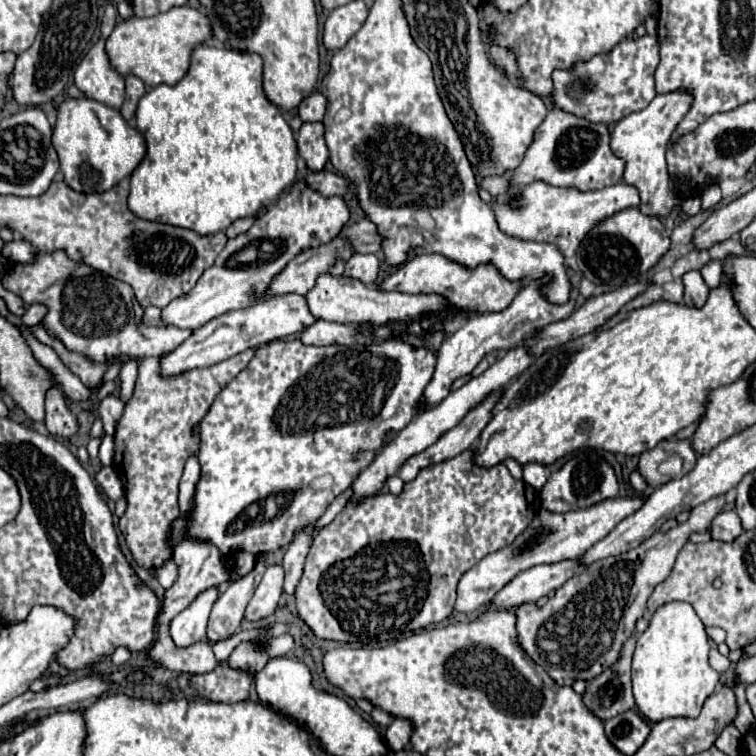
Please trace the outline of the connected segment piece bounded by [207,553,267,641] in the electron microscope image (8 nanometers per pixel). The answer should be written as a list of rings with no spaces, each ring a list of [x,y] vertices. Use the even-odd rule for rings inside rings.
[[[267,553],[255,557],[255,567],[241,579],[231,581],[227,591],[221,593],[221,597],[215,601],[211,617],[209,617],[209,627],[207,627],[207,639],[209,641],[219,641],[235,633],[239,627],[245,607],[249,599],[253,597],[253,591],[257,589],[267,565]]]

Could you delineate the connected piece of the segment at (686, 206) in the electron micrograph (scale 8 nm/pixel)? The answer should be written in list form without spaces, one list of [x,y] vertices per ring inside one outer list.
[[[693,195],[693,199],[685,199],[681,201],[681,209],[691,217],[697,215],[701,211],[701,195]]]

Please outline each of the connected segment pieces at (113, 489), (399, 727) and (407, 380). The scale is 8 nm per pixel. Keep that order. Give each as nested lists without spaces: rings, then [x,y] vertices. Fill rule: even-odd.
[[[101,467],[99,473],[95,475],[95,479],[97,479],[99,487],[103,489],[103,493],[105,493],[109,499],[117,501],[119,497],[123,497],[123,493],[125,493],[125,491],[123,491],[123,485],[121,485],[119,477],[115,475],[113,467]]]
[[[395,717],[395,721],[389,725],[387,733],[385,733],[385,739],[387,739],[387,745],[391,751],[401,751],[407,747],[409,739],[411,739],[411,733],[413,733],[413,725],[409,719],[401,719],[401,717]]]
[[[279,339],[273,343],[267,343],[265,347],[259,347],[249,361],[249,365],[229,383],[221,389],[213,405],[209,407],[205,419],[201,421],[201,441],[199,441],[199,465],[201,465],[201,479],[197,483],[197,491],[193,495],[193,507],[189,515],[179,515],[171,523],[169,533],[169,545],[175,549],[177,539],[205,539],[205,543],[213,543],[223,555],[231,555],[235,551],[249,551],[253,555],[263,551],[277,551],[281,547],[287,547],[293,539],[297,529],[307,527],[309,523],[315,523],[327,509],[327,505],[345,491],[351,481],[373,461],[375,453],[383,447],[385,439],[393,431],[401,431],[417,413],[417,403],[421,401],[423,389],[431,381],[433,369],[435,369],[437,357],[427,349],[413,349],[407,343],[379,343],[379,345],[327,345],[327,347],[309,347],[301,343],[301,339]],[[283,495],[285,505],[279,507],[279,511],[265,511],[267,499]]]

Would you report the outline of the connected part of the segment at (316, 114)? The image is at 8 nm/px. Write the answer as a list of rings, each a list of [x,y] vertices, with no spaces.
[[[313,91],[309,97],[305,97],[299,107],[297,107],[297,113],[303,121],[309,121],[309,123],[315,123],[315,121],[323,121],[323,115],[325,115],[325,105],[327,105],[327,99],[319,93],[319,91]]]

